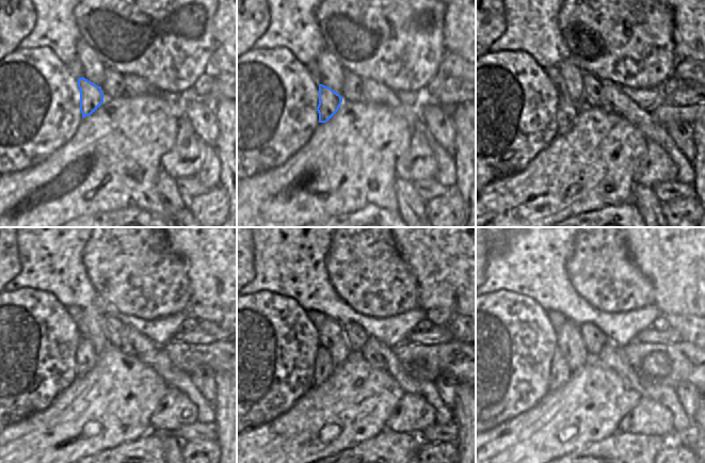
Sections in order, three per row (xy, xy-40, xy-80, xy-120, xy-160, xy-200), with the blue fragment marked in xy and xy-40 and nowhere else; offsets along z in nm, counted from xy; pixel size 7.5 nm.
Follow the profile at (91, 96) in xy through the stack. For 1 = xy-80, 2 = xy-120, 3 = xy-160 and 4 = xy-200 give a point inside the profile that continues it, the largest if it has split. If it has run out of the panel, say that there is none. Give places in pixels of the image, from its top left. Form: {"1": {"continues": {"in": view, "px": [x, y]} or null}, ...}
{"1": {"continues": {"in": "xy-80", "px": [566, 111]}}, "2": {"continues": {"in": "xy-120", "px": [86, 357]}}, "3": {"continues": {"in": "xy-160", "px": [323, 364]}}, "4": {"continues": {"in": "xy-200", "px": [559, 371]}}}

